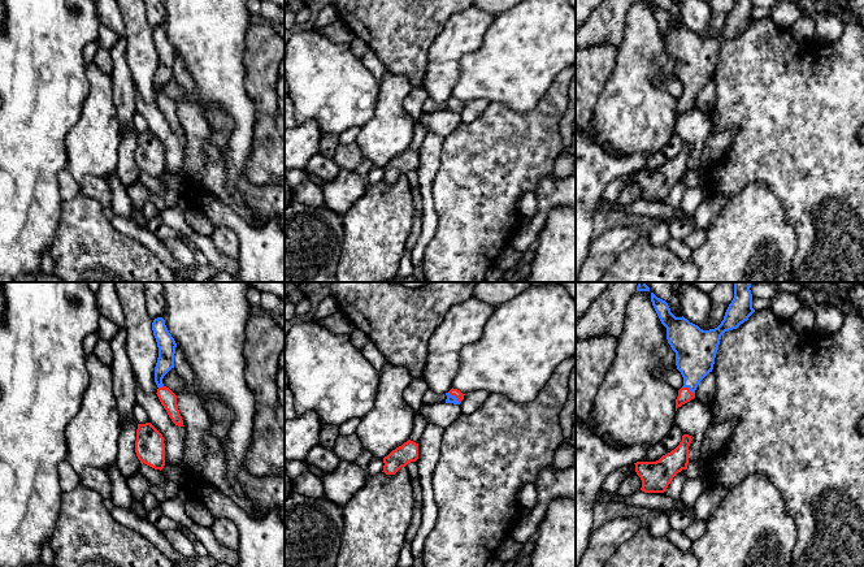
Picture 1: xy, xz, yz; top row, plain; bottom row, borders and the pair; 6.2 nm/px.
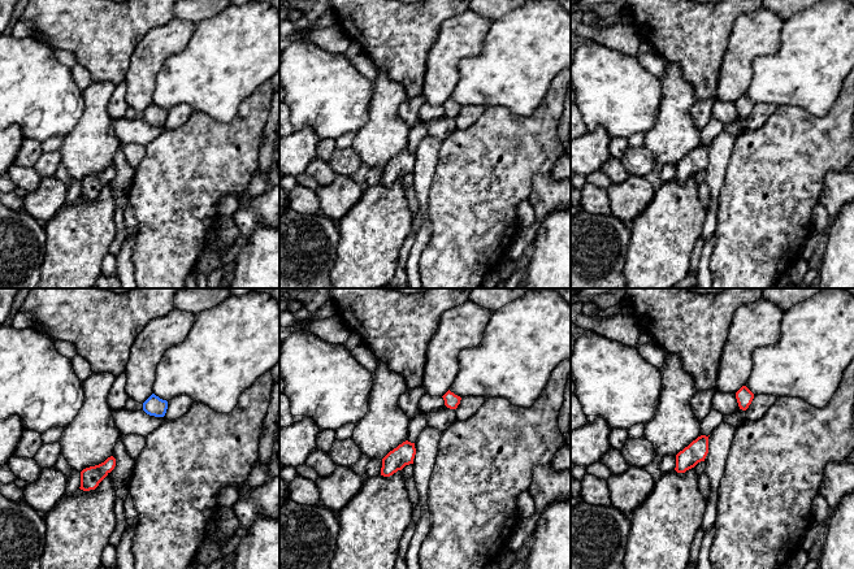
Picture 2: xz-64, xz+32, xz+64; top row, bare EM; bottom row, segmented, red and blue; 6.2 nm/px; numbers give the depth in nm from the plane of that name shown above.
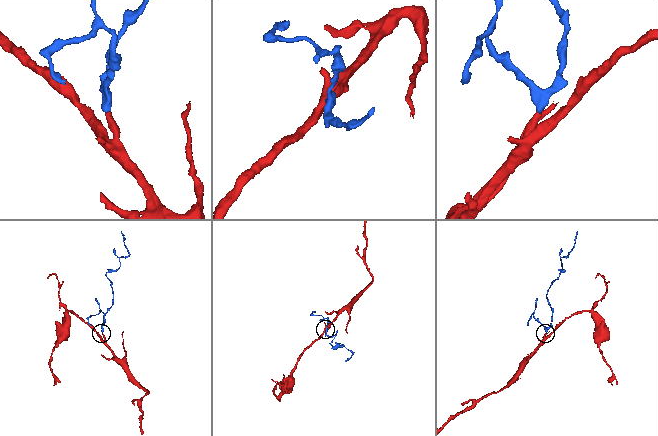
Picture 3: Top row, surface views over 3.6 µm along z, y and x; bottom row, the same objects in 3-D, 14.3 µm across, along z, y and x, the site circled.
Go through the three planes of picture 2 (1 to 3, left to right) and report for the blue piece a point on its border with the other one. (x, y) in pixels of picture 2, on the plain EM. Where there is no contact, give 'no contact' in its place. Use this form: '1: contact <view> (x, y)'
1: no contact
2: no contact
3: no contact

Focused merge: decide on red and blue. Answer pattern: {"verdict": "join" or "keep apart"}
{"verdict": "join"}

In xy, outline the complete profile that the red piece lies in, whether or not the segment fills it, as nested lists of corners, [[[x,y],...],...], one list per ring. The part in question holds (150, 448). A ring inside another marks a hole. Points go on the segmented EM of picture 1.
[[[151,423],[138,424],[135,453],[140,463],[160,471],[164,468],[164,437]]]

